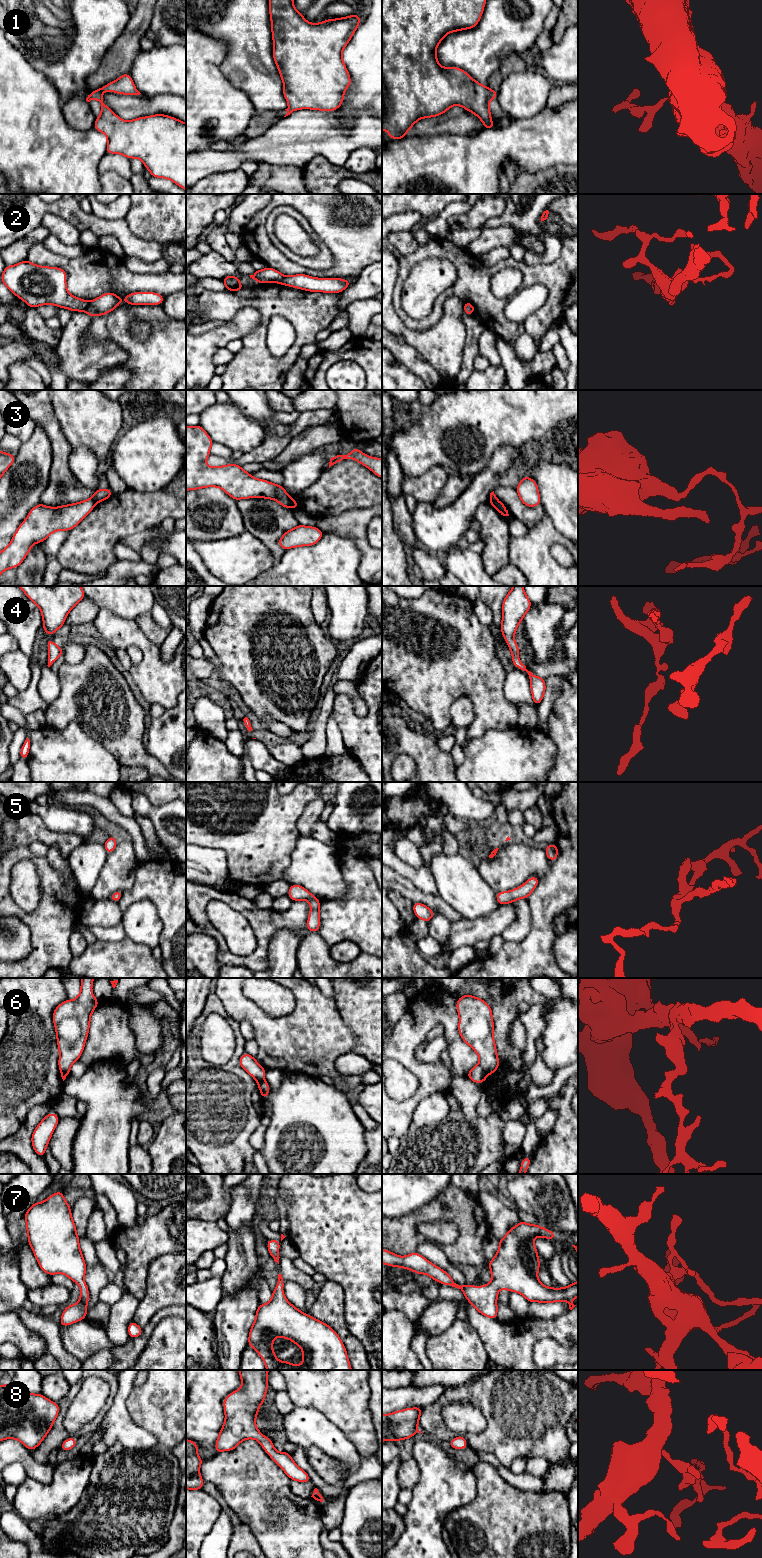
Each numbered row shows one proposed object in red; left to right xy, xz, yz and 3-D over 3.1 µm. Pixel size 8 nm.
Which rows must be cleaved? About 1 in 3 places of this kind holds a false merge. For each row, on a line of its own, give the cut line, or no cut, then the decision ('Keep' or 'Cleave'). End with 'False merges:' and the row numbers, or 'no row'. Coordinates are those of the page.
1: No split. Keep
2: Split along xy (88, 302), (83, 310). Cleave
3: Split along xz (291, 498), (292, 507). Cleave
4: No split. Keep
5: No split. Keep
6: Split along yz (479, 1064), (486, 1075). Cleave
7: No split. Keep
8: No split. Keep
False merges: 2, 3, 6

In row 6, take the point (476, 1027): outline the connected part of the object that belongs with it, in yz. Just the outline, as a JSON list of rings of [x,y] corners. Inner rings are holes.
[[[466,994],[458,998],[458,1031],[462,1040],[479,1056],[479,1065],[486,1075],[493,1074],[500,1066],[496,1043],[493,1038],[492,1009],[484,1000]]]

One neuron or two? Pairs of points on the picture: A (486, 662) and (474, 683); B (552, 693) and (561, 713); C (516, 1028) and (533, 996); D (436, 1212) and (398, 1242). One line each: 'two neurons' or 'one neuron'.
A: one neuron
B: two neurons
C: two neurons
D: one neuron

